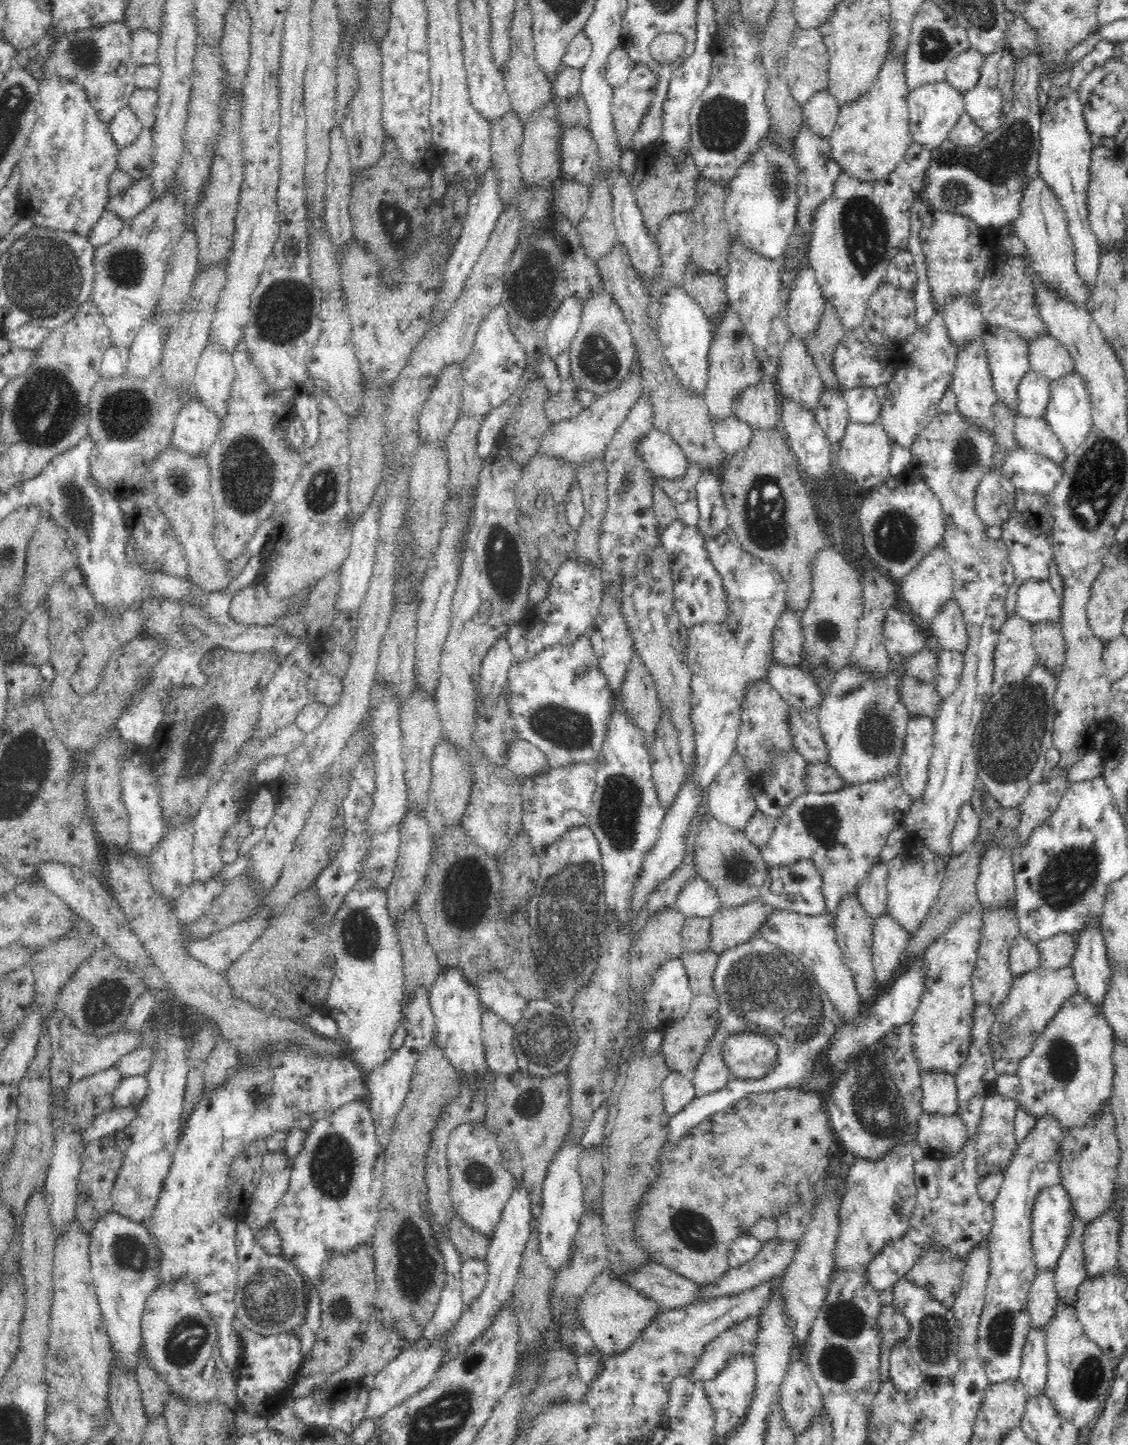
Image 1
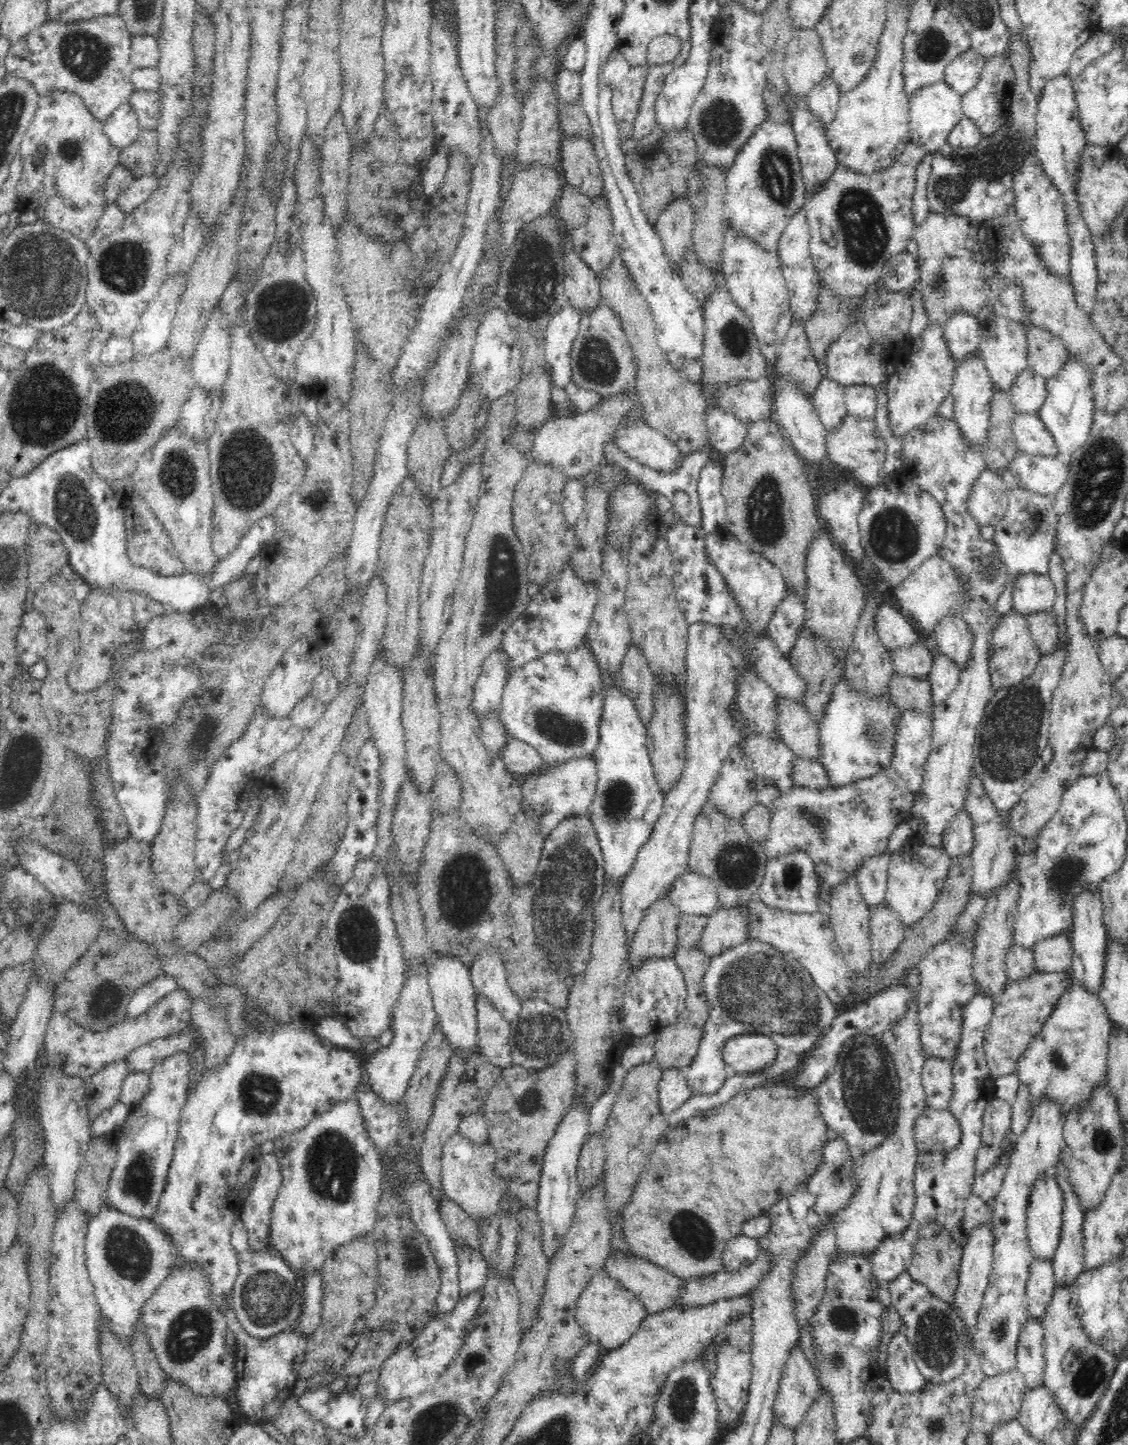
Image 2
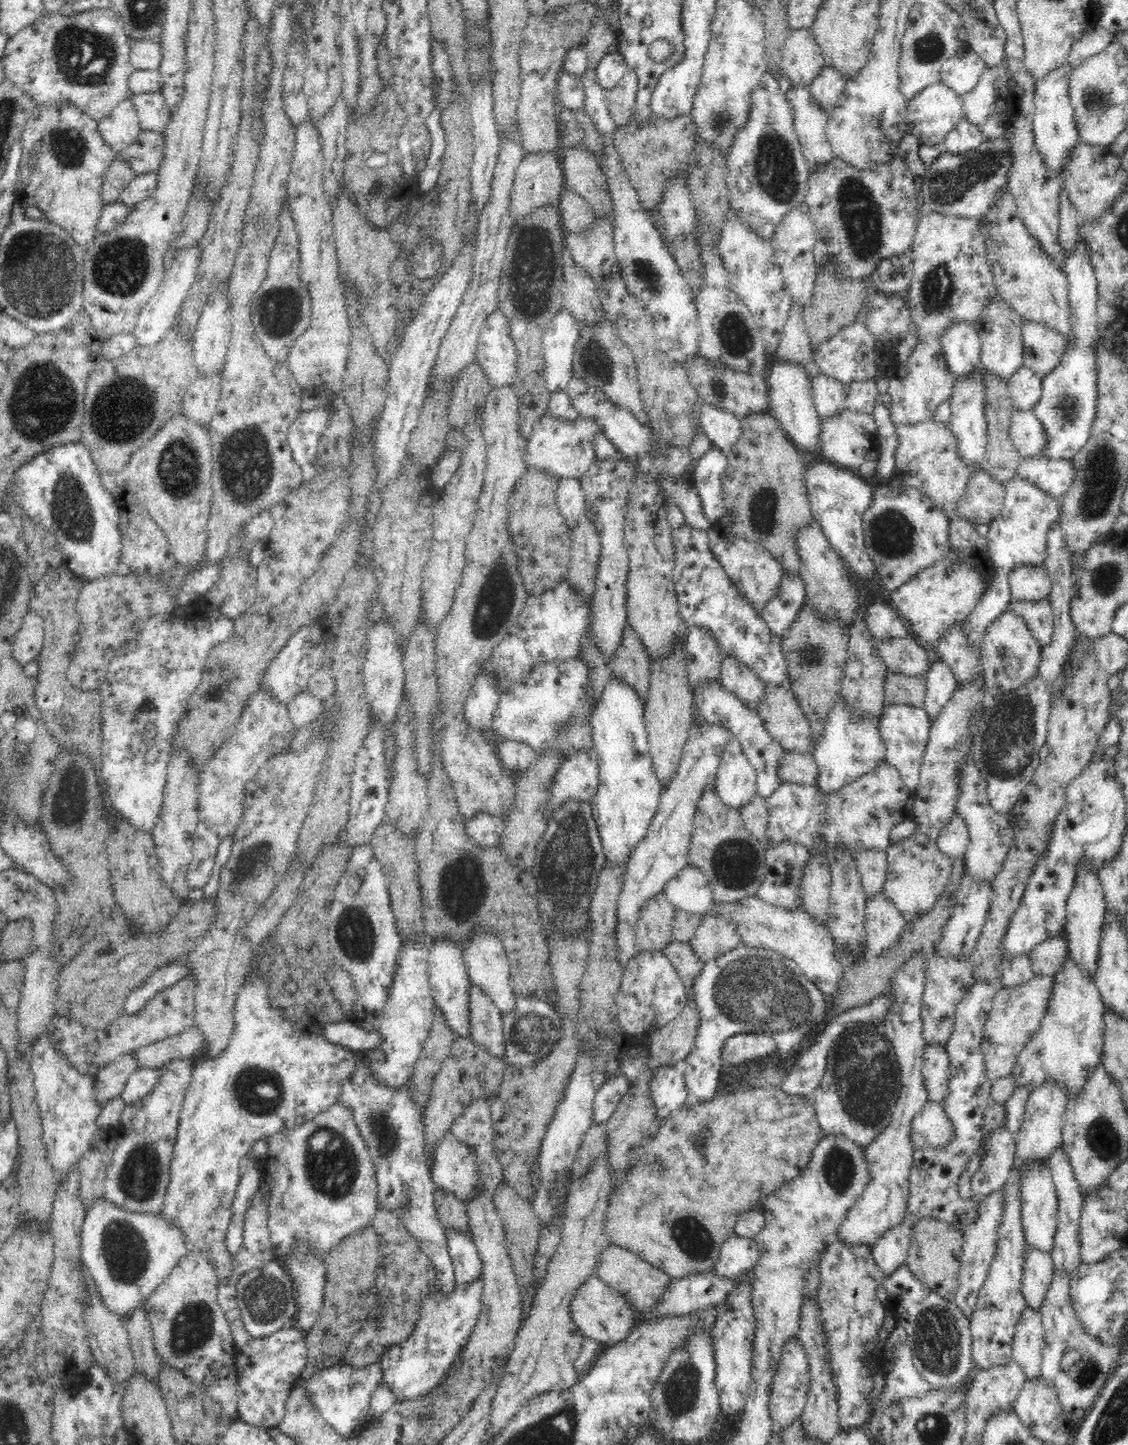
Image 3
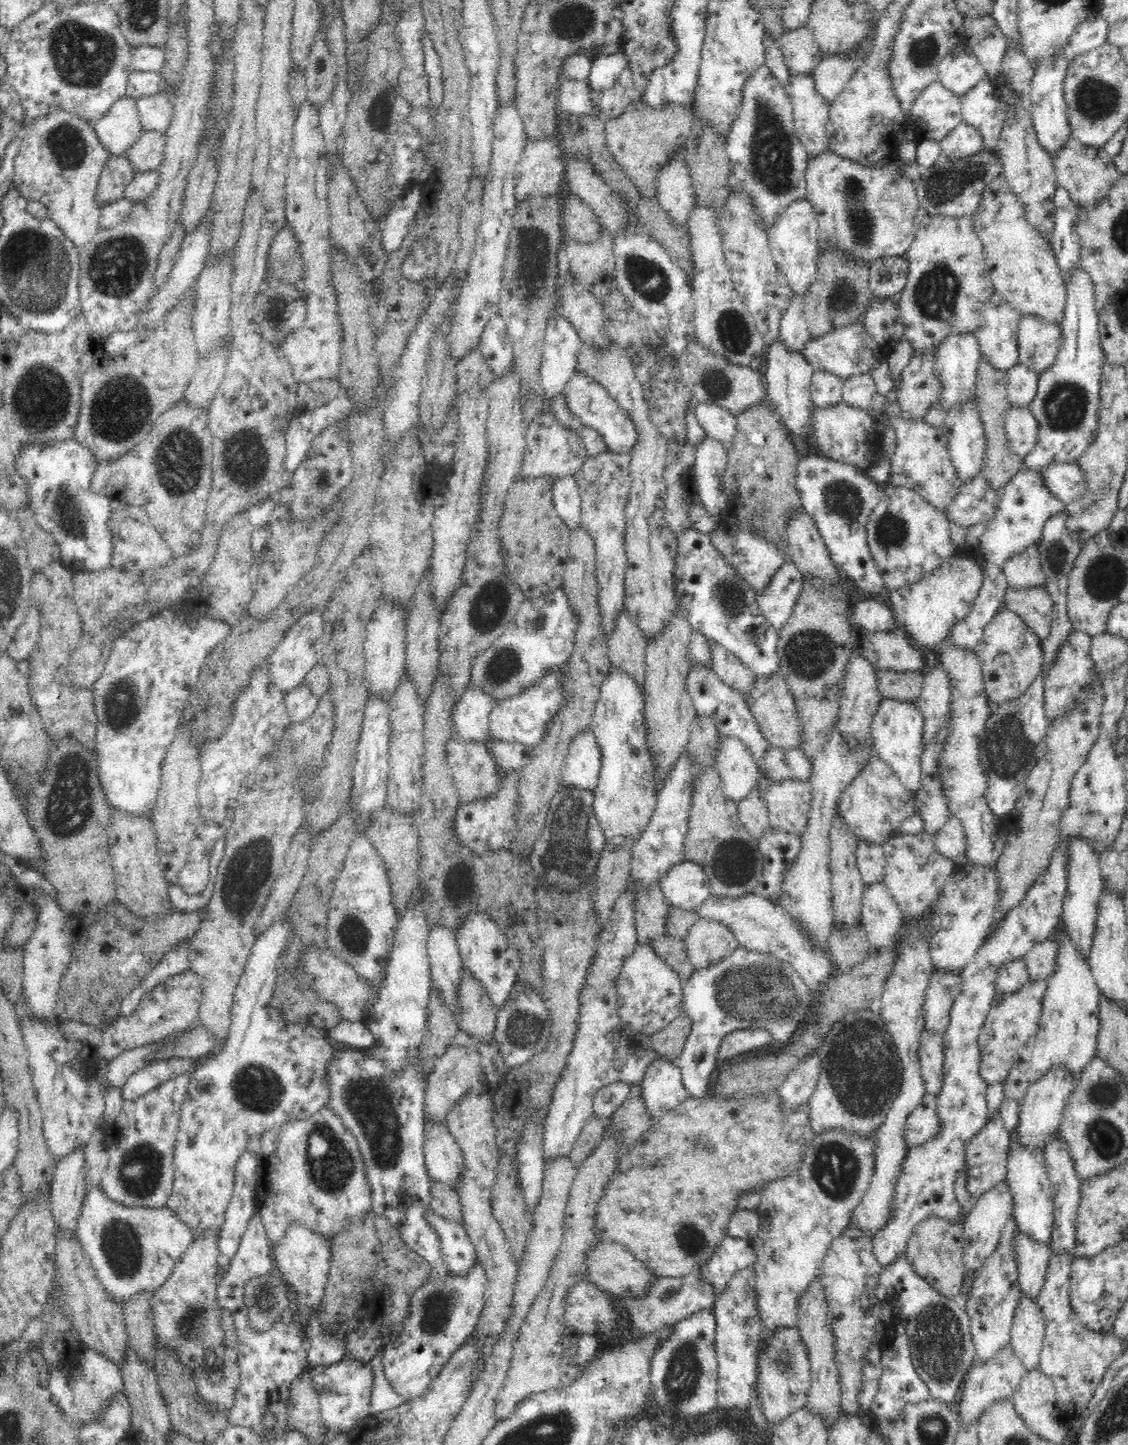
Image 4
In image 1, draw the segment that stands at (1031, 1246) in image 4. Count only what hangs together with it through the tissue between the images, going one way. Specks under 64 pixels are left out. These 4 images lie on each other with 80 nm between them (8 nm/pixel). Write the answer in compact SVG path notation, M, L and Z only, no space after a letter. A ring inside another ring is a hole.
M1037 1269L1036 1278L1028 1293L1027 1309L1031 1316L1031 1326L1045 1330L1058 1301L1055 1271Z

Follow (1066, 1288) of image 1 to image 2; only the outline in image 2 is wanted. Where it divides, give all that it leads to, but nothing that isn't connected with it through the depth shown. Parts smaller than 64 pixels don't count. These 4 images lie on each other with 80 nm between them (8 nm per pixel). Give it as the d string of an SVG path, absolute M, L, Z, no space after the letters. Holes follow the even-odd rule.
M1061 1158L1057 1162L1055 1179L1064 1197L1063 1223L1058 1250L1050 1261L1053 1263L1057 1284L1070 1286L1085 1270L1083 1248L1085 1212L1080 1205L1080 1199L1076 1198L1076 1193L1068 1181L1068 1173Z

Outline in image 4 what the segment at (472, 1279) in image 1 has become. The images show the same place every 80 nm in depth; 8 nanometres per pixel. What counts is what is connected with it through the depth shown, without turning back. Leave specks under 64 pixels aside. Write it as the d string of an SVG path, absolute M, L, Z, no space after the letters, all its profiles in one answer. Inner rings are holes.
M428 1211L425 1219L441 1240L442 1260L452 1274L467 1275L471 1266L478 1261L476 1248L470 1242L465 1225Z

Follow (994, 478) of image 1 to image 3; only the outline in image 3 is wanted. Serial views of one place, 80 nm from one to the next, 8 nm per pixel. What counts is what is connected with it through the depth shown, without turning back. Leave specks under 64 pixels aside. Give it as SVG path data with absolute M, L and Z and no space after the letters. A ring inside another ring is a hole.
M976 470L968 481L964 496L956 510L958 515L975 526L996 521L1002 514L1006 490L1002 482L994 480L987 472Z

